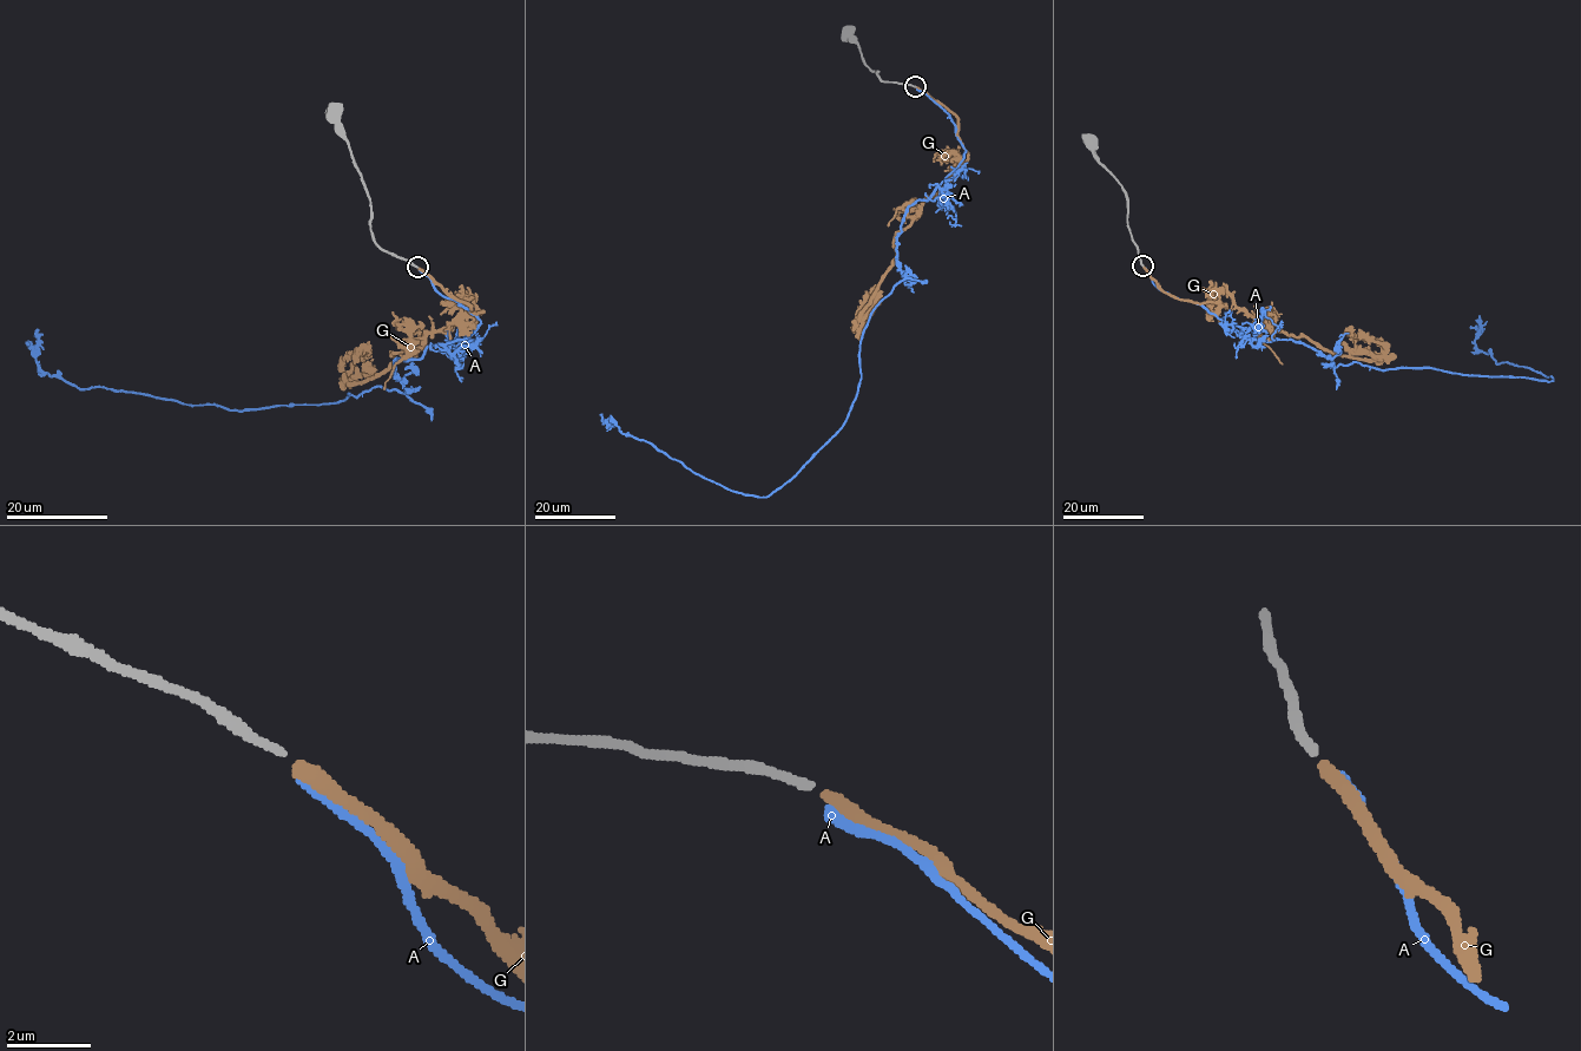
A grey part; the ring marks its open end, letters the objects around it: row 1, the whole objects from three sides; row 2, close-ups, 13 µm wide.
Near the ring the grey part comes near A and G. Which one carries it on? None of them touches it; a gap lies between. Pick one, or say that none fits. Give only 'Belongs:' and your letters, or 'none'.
Belongs: none

